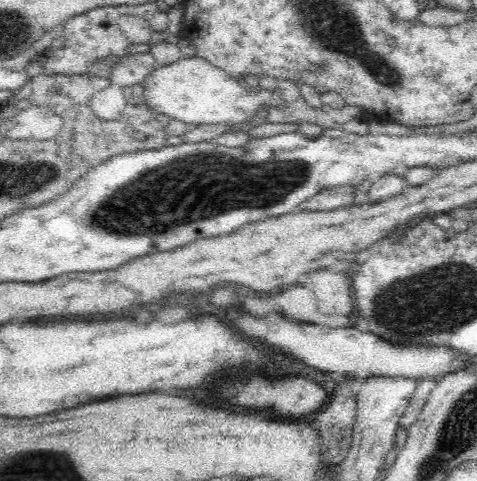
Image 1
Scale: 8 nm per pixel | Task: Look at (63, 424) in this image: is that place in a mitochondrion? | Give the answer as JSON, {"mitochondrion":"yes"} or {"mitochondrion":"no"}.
{"mitochondrion":"no"}

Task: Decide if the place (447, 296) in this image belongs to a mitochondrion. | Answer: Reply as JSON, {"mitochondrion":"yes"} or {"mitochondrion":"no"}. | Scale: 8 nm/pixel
{"mitochondrion":"yes"}

